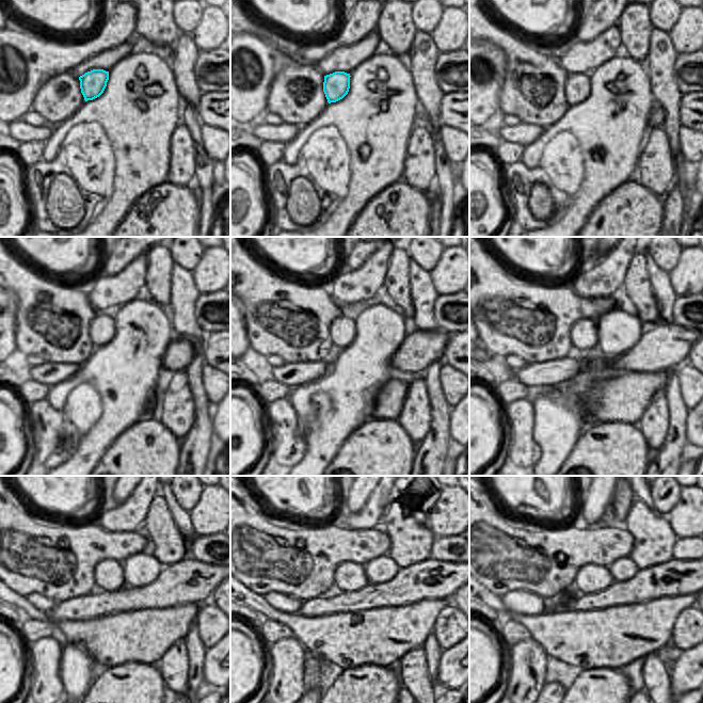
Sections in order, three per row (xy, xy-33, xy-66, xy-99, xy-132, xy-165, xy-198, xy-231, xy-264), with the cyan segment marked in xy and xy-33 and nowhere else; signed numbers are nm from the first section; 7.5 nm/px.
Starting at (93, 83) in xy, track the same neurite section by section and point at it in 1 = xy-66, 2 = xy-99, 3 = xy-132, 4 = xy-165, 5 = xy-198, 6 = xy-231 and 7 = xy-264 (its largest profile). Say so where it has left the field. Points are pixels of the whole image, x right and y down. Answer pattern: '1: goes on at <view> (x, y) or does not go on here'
1: goes on at xy-66 (577, 89)
2: goes on at xy-99 (102, 326)
3: goes on at xy-132 (342, 331)
4: goes on at xy-165 (585, 336)
5: goes on at xy-198 (109, 574)
6: goes on at xy-231 (349, 576)
7: goes on at xy-264 (590, 578)

